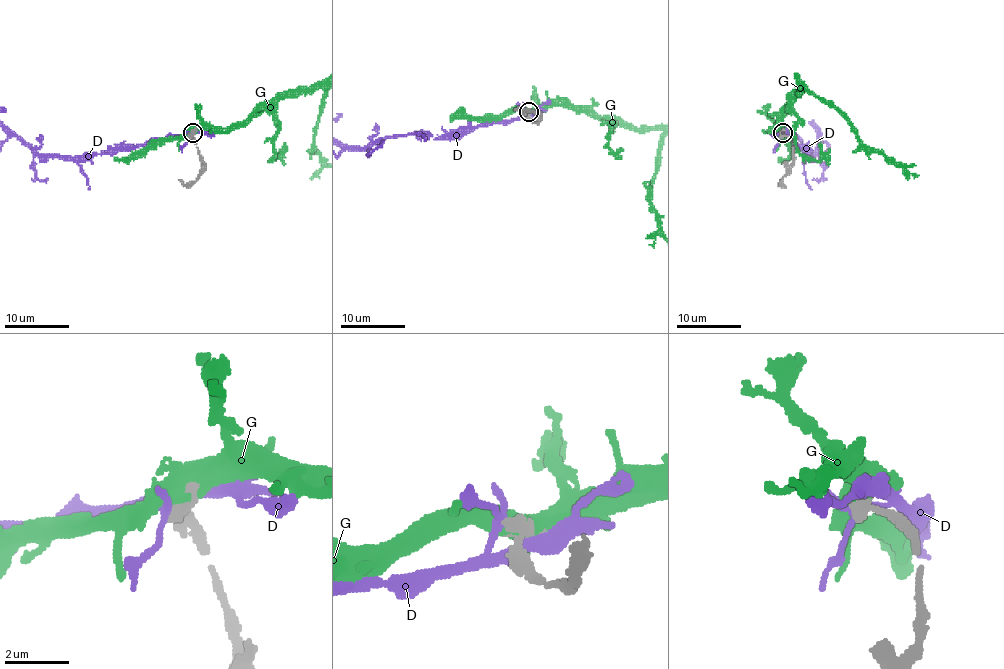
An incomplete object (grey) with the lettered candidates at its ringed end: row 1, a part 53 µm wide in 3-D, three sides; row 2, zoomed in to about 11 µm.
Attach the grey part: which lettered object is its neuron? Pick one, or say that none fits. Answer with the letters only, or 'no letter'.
G

